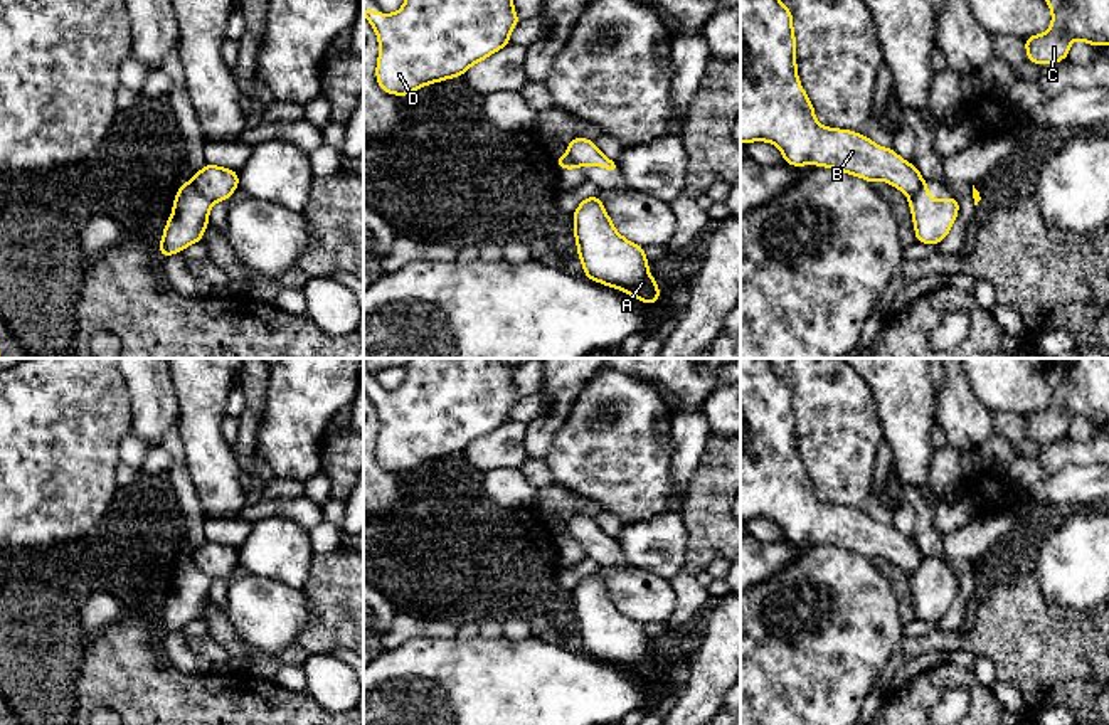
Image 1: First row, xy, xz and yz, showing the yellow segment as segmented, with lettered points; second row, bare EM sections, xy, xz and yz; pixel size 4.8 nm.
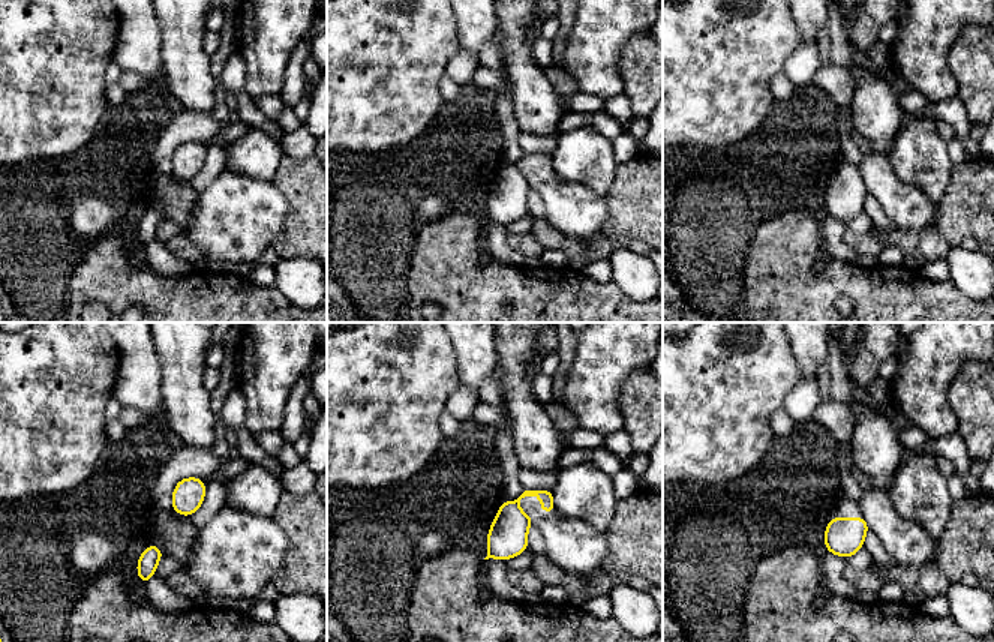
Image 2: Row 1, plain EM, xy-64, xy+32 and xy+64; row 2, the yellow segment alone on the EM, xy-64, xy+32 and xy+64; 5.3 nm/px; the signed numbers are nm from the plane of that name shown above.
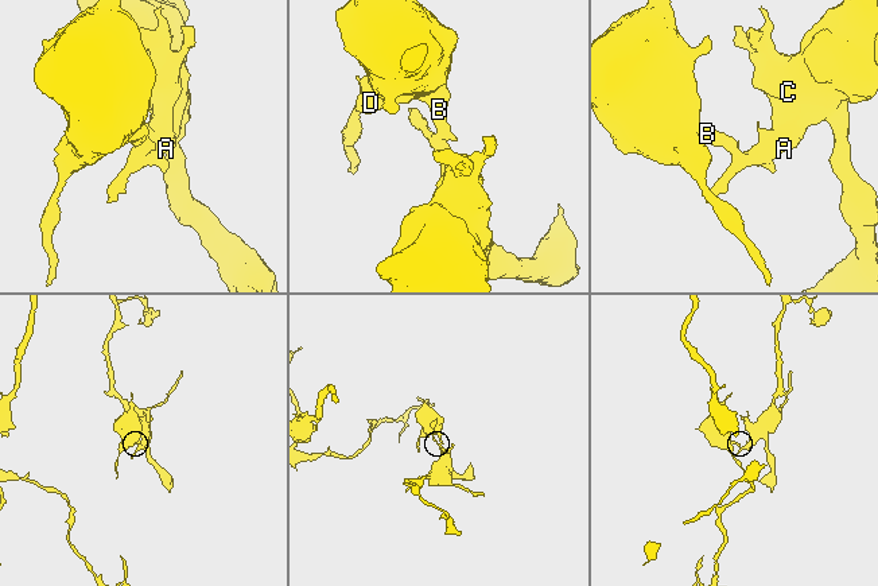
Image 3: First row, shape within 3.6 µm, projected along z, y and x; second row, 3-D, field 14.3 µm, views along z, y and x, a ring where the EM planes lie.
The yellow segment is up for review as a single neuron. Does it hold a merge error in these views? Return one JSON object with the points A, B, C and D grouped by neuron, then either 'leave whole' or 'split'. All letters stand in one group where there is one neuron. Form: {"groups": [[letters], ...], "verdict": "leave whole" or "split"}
{"groups": [["A", "C"], ["B", "D"]], "verdict": "split"}

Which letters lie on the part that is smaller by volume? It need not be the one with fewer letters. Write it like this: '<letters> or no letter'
B, D

